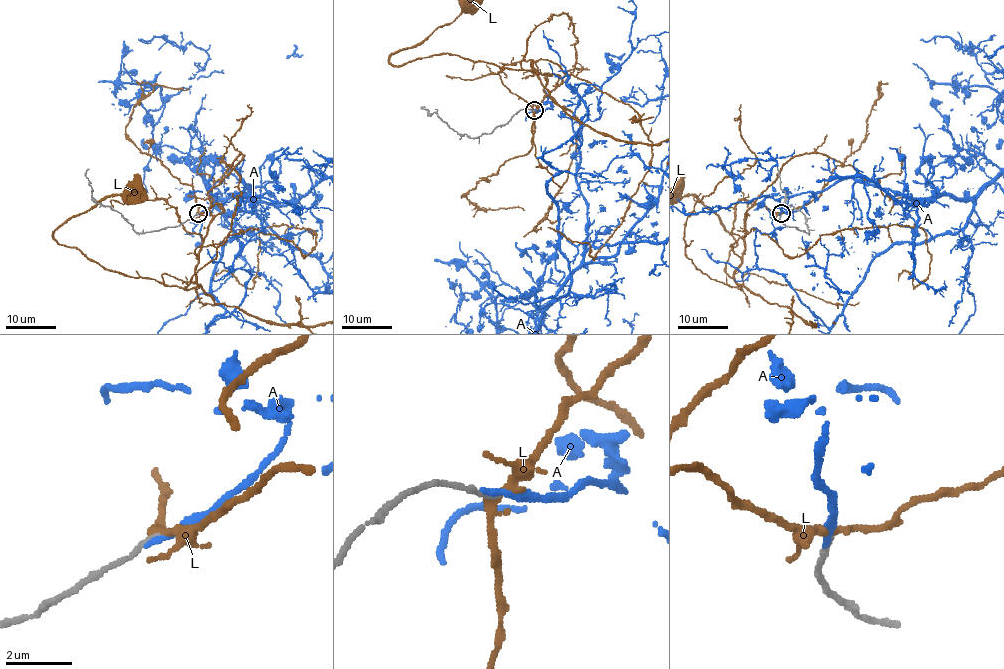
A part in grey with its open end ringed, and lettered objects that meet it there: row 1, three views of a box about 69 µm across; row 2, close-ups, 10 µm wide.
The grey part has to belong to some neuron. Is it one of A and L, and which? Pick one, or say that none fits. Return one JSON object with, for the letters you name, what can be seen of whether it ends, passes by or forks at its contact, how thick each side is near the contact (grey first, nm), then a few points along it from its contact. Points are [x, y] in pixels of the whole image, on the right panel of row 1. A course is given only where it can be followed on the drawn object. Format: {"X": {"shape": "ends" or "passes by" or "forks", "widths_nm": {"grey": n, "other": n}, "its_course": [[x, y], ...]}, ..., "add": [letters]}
{"L": {"shape": "passes by", "widths_nm": {"grey": 160, "other": 220}, "its_course": [[781, 213], [762, 204], [747, 210], [735, 273], [741, 289], [724, 271], [737, 242], [698, 198]]}, "add": ["L"]}

